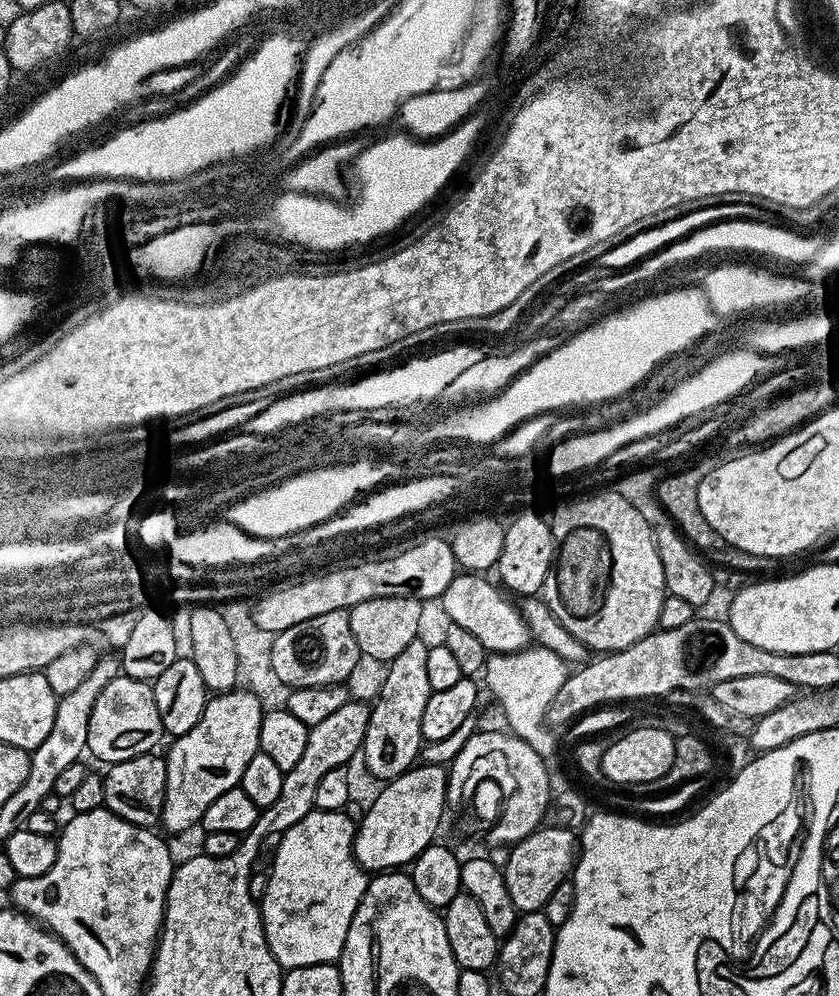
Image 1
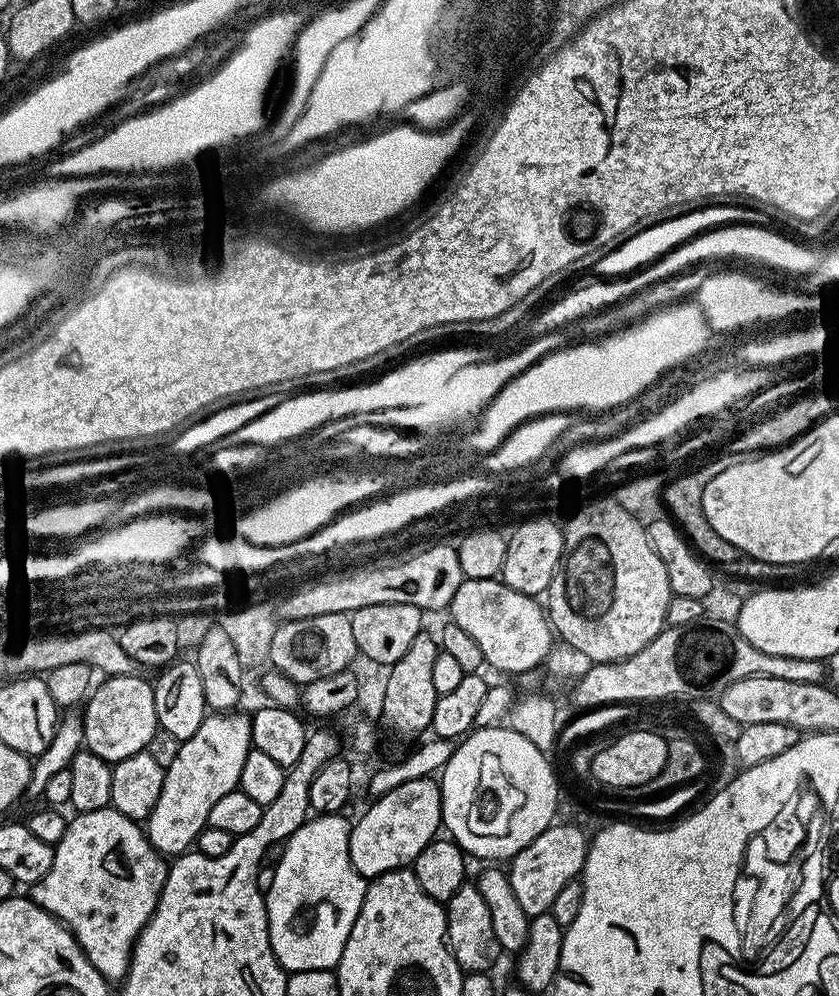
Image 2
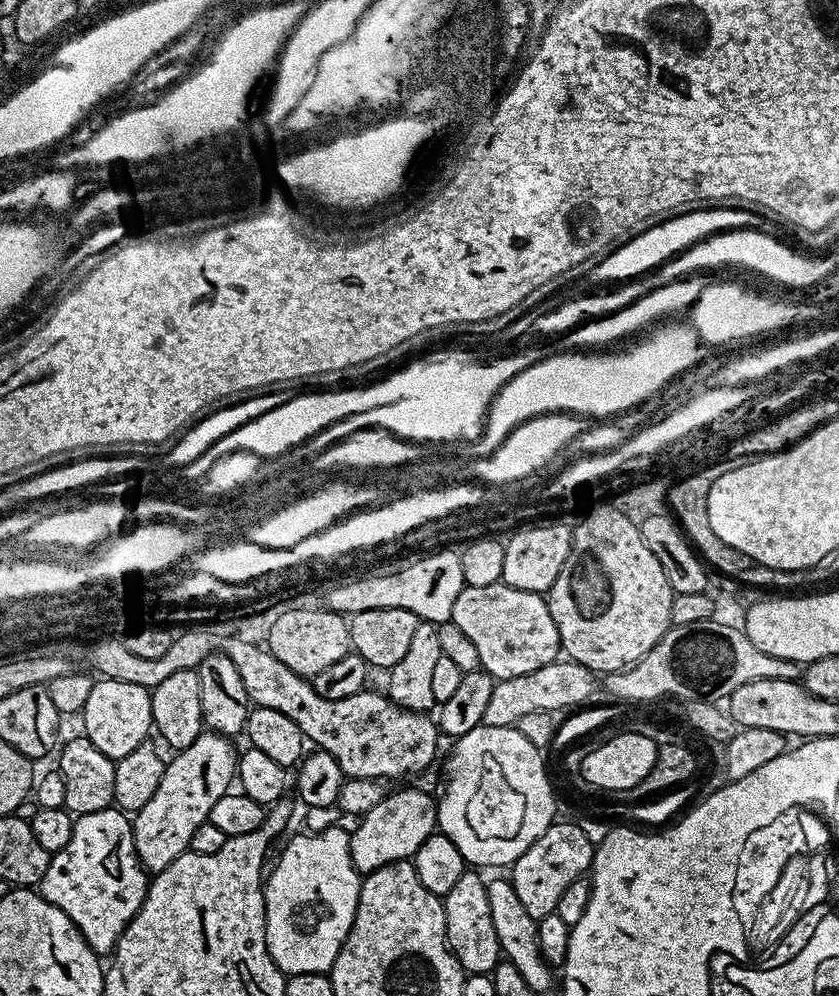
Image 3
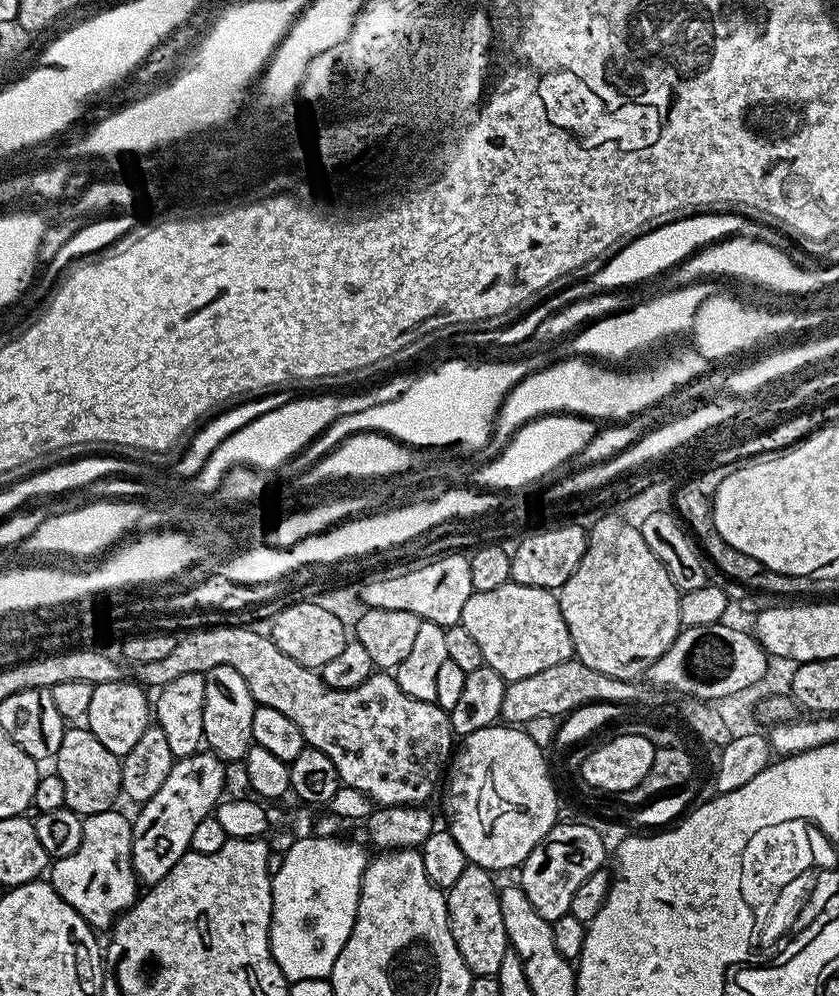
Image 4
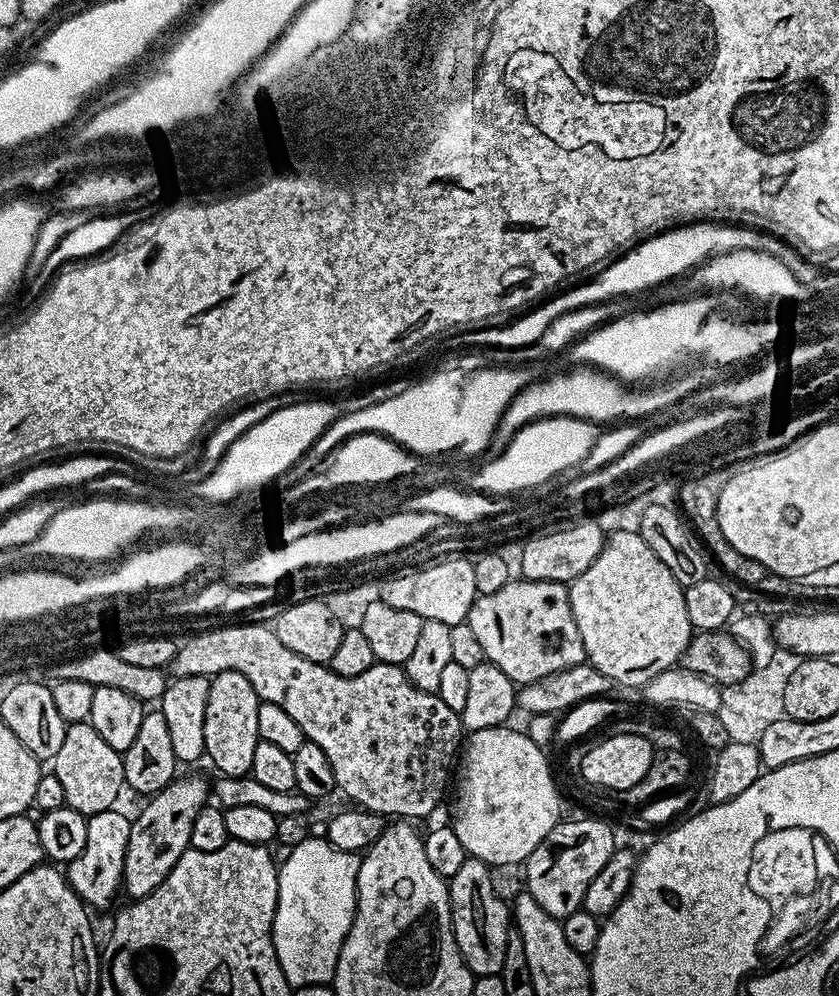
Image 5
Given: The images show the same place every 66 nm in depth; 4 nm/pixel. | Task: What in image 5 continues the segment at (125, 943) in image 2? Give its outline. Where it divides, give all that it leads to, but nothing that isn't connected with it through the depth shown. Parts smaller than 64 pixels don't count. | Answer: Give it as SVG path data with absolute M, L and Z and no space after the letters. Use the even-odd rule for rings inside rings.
M109 810L98 814L97 816L87 817L88 825L86 826L86 846L80 854L72 861L66 864L66 875L68 885L79 892L80 899L85 905L108 904L119 893L122 888L124 879L124 859L126 858L126 846L130 842L130 830L132 829L132 820L124 817L120 810Z

